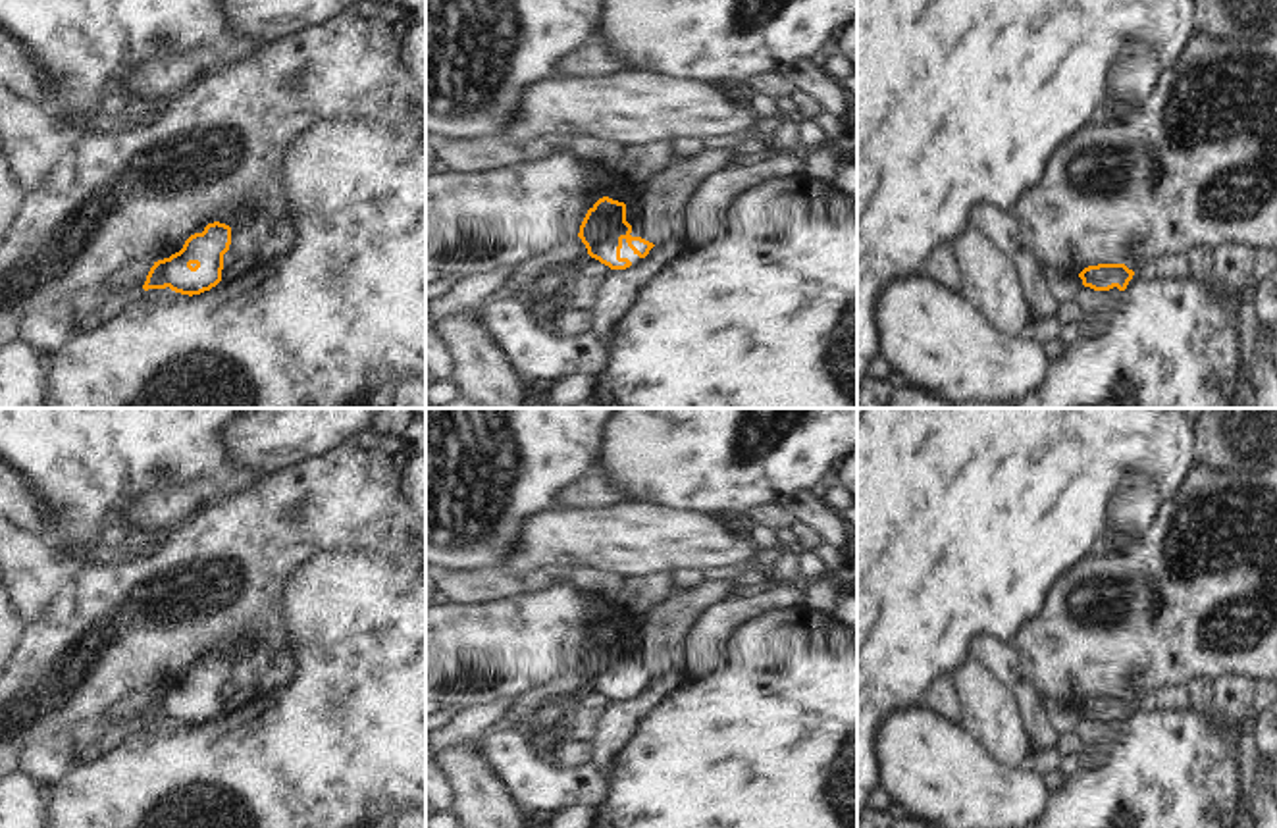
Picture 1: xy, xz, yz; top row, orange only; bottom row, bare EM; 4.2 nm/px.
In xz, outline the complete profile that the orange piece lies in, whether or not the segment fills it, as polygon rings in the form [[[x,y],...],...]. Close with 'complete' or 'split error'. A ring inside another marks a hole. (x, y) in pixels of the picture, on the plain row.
[[[599,630],[586,645],[578,668],[587,686],[611,701],[626,701],[655,678],[638,668],[626,653],[626,635]]] | split error

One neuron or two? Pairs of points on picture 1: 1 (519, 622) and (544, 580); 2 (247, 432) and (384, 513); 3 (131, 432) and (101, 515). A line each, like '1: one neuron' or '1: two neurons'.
1: two neurons
2: two neurons
3: one neuron

